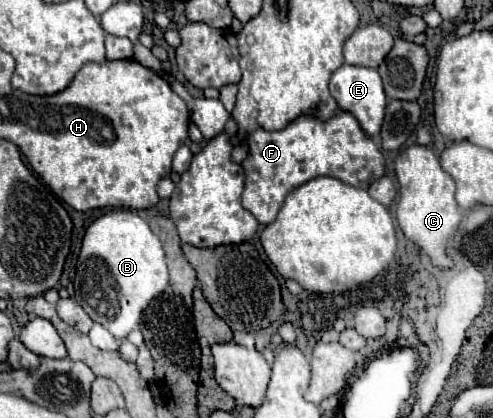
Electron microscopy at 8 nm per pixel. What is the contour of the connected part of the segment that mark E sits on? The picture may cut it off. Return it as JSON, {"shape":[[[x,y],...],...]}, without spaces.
{"shape":[[[342,64],[330,78],[330,94],[336,98],[340,110],[356,116],[356,120],[360,122],[362,130],[368,136],[374,136],[380,132],[382,120],[384,120],[384,110],[386,110],[386,96],[384,96],[382,80],[380,80],[380,74],[376,68]]]}

